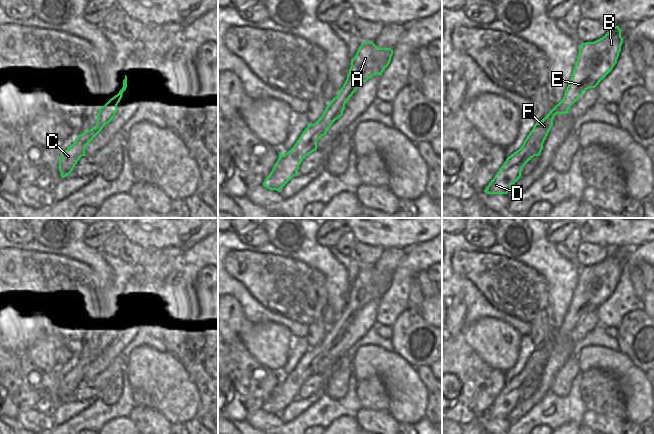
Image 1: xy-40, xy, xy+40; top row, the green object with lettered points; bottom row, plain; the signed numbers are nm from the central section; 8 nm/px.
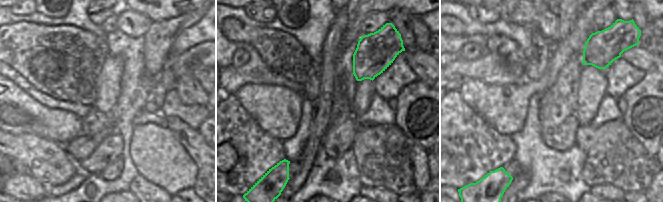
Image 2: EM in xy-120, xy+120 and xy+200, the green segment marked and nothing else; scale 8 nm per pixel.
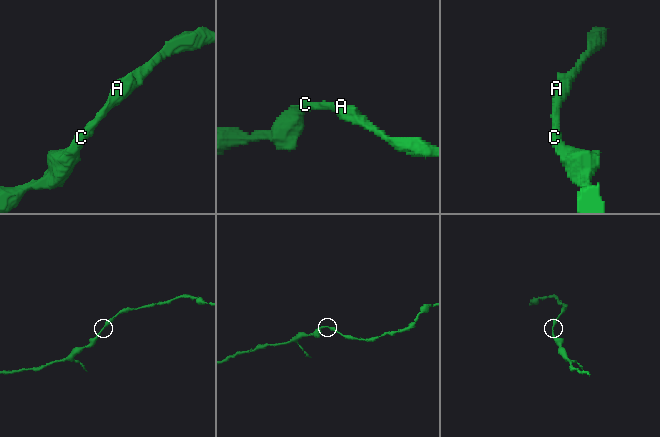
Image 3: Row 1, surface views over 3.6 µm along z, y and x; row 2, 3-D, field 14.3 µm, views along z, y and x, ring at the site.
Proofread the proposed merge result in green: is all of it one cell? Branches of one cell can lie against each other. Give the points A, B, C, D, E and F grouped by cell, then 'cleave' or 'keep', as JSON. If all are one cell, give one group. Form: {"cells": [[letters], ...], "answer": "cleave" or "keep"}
{"cells": [["A", "B", "C", "D", "E", "F"]], "answer": "keep"}

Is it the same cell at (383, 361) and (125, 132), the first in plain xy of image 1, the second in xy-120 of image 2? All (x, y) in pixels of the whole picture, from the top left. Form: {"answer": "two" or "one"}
{"answer": "two"}

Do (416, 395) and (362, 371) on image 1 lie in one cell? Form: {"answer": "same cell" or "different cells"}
{"answer": "same cell"}

